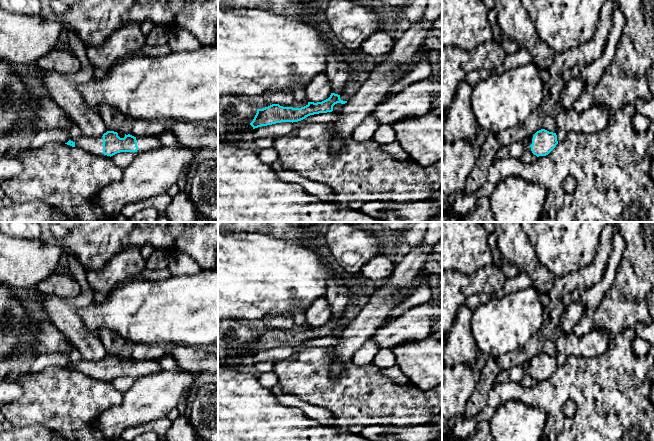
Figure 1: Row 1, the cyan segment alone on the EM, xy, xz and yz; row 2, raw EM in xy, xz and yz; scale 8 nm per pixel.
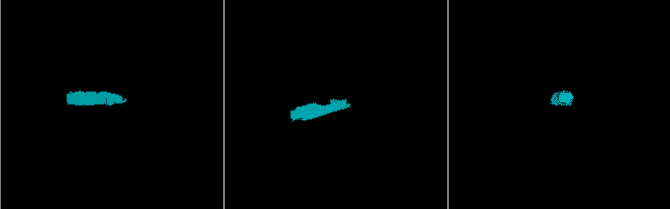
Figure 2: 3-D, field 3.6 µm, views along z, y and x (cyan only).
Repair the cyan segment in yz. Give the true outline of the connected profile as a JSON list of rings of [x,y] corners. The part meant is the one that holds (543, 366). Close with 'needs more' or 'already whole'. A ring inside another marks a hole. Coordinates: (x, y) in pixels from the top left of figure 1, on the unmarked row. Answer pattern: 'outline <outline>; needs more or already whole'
outline [[[541,353],[529,361],[527,375],[537,381],[548,379],[558,368],[556,357]]]; needs more

